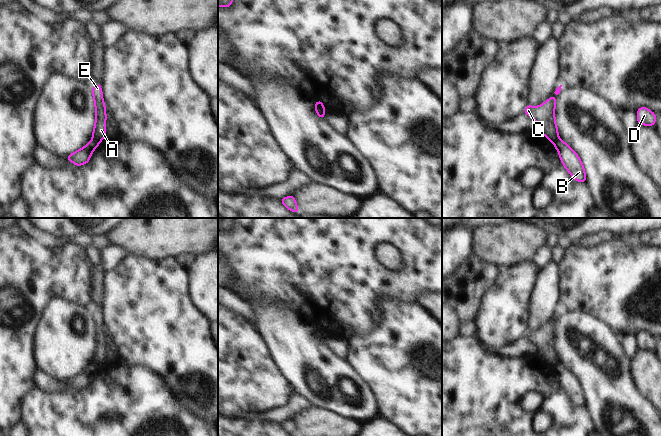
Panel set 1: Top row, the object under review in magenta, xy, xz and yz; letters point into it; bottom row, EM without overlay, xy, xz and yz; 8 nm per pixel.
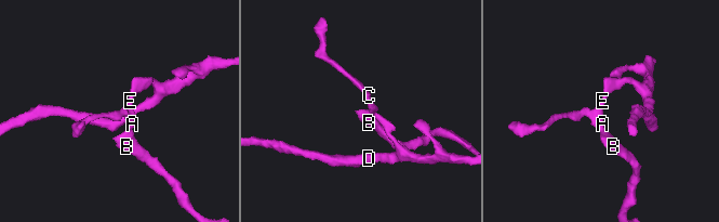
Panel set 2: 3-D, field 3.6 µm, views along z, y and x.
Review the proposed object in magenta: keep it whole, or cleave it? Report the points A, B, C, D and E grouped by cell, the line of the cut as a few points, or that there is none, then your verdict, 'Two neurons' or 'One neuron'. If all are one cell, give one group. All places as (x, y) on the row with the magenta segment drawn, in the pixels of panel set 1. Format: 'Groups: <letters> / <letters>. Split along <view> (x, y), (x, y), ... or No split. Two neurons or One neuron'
Groups: A C D E / B. Split along xy (92, 139), (97, 143). Two neurons.

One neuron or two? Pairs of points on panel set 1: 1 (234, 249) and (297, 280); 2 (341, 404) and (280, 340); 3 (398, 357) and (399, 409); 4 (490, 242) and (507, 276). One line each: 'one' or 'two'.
1: one
2: one
3: one
4: two

